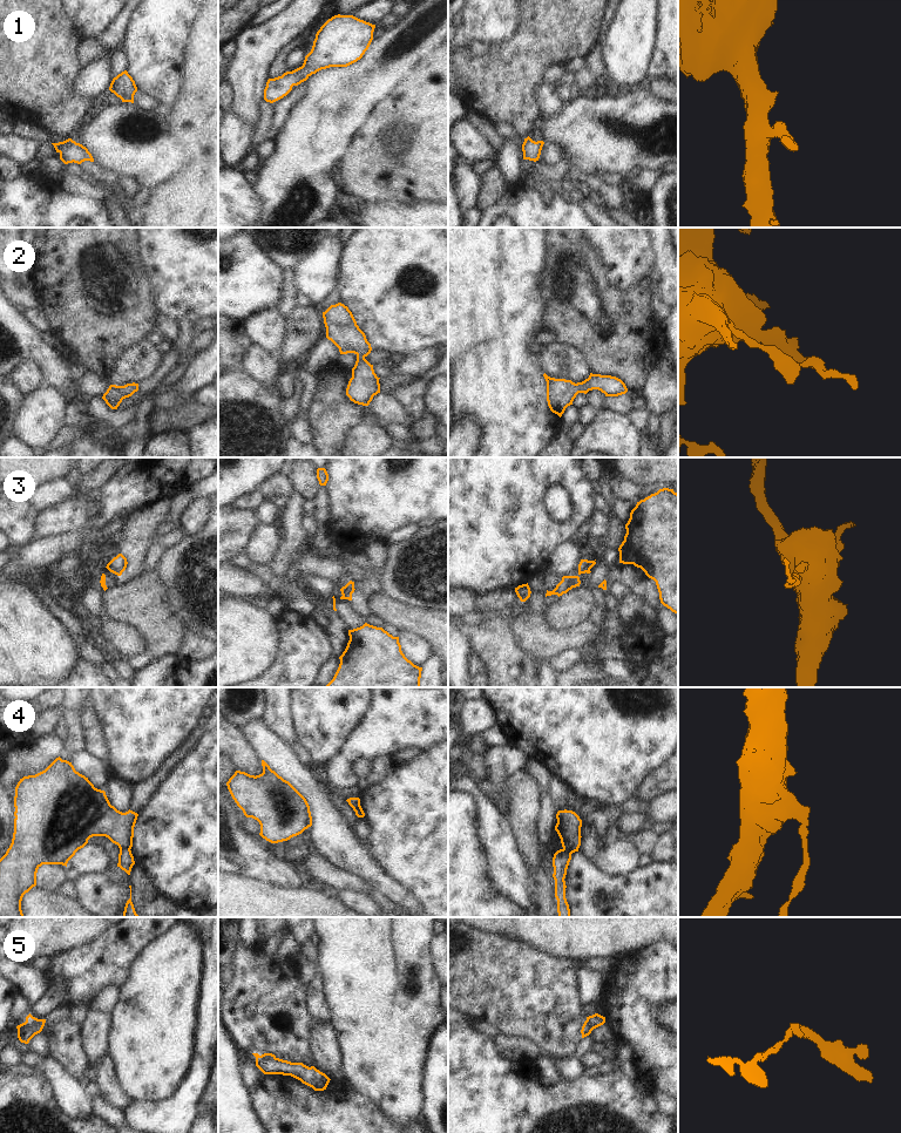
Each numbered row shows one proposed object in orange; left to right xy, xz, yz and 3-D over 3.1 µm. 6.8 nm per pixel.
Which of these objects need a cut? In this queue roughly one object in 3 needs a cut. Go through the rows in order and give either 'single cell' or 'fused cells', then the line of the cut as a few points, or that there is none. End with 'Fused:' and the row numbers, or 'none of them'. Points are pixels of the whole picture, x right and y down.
1: single cell; cut none
2: single cell; cut none
3: fused cells; cut xz (343, 595), (345, 598)
4: fused cells; cut xy (120, 847), (129, 849)
5: single cell; cut none
Fused: 3, 4

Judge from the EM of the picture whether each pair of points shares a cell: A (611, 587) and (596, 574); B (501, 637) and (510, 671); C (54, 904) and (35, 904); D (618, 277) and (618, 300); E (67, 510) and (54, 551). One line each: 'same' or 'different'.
A: same
B: same
C: same
D: different
E: different

